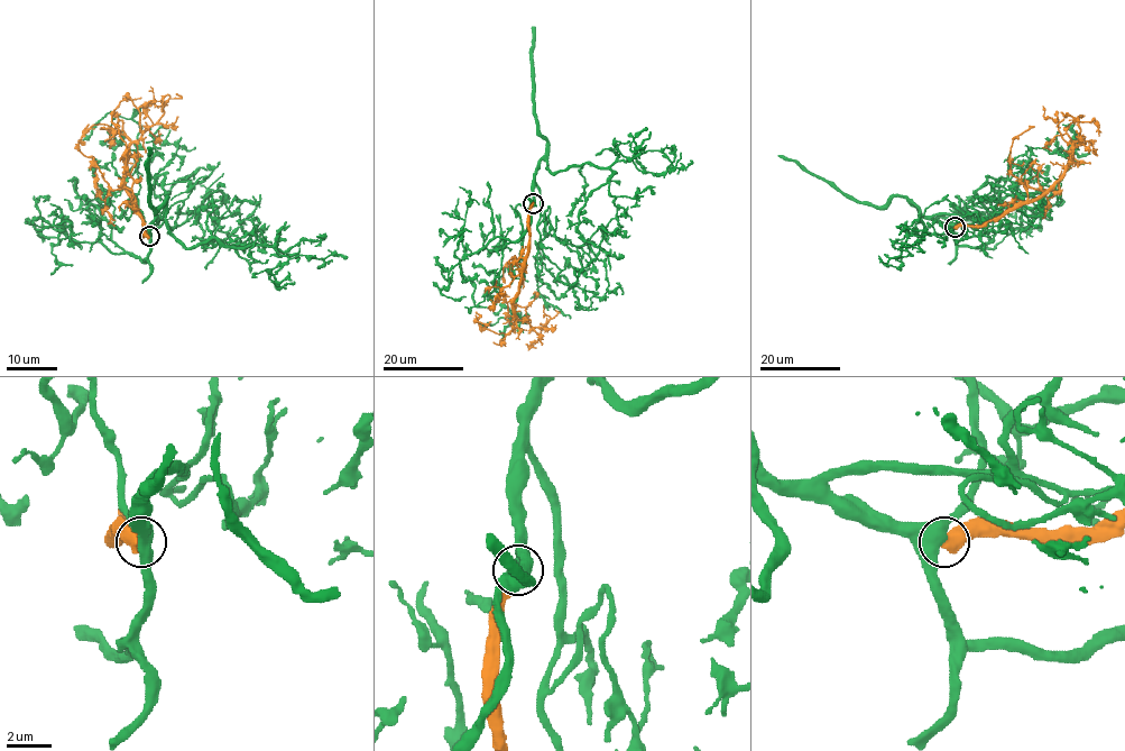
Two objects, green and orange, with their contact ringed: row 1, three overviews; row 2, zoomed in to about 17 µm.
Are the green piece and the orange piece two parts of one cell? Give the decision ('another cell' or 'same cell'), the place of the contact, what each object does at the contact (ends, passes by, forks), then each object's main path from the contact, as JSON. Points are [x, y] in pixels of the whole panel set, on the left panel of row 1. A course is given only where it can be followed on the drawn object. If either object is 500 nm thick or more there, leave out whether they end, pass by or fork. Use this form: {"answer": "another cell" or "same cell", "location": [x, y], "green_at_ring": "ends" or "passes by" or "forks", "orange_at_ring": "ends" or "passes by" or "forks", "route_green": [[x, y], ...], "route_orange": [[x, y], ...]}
{"answer": "another cell", "location": [149, 236], "route_green": [[148, 236], [166, 208], [186, 247], [245, 247], [205, 246], [259, 194]], "route_orange": [[148, 236], [125, 184], [130, 140], [105, 125], [94, 125], [79, 148], [98, 161]]}

